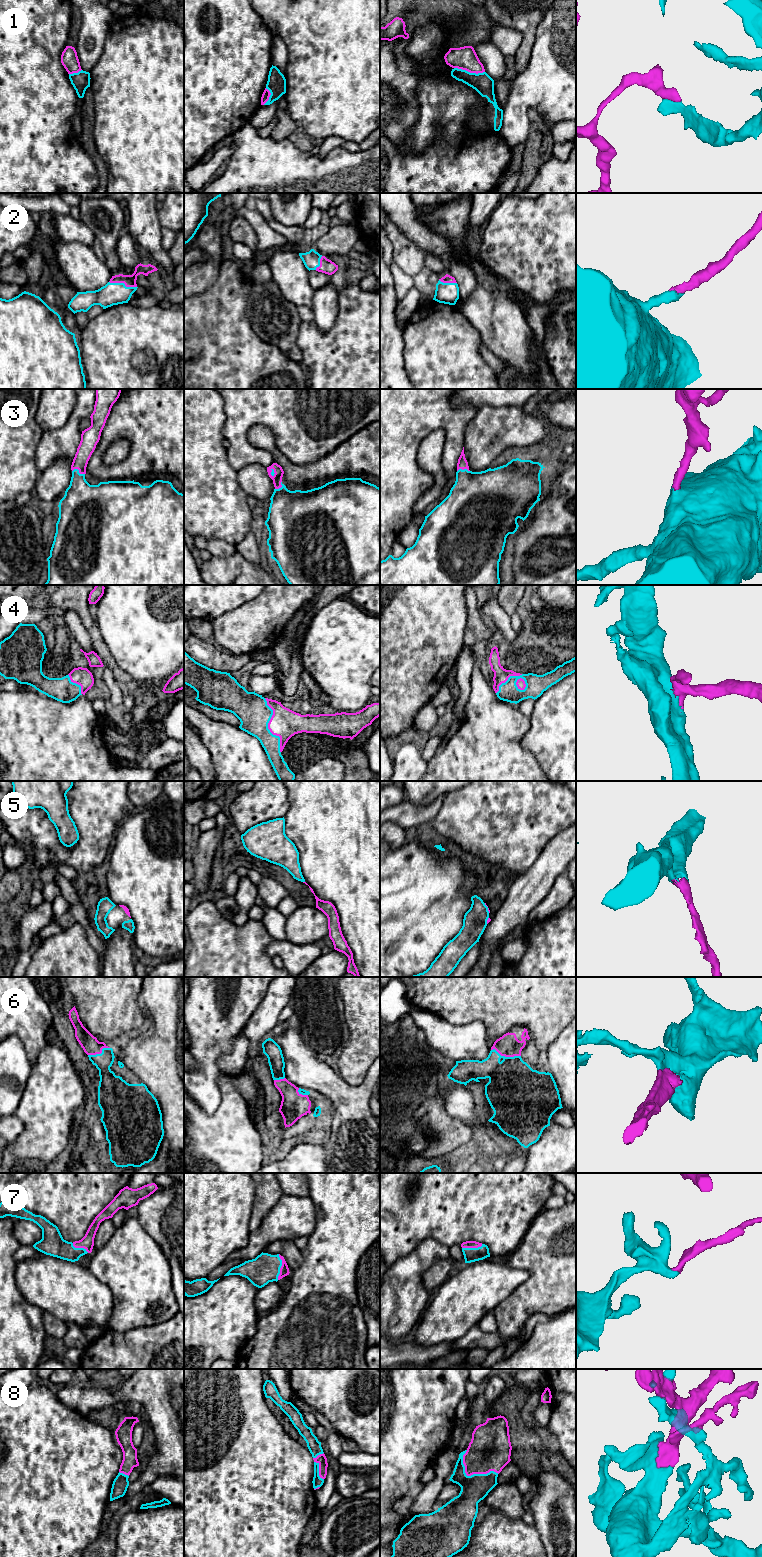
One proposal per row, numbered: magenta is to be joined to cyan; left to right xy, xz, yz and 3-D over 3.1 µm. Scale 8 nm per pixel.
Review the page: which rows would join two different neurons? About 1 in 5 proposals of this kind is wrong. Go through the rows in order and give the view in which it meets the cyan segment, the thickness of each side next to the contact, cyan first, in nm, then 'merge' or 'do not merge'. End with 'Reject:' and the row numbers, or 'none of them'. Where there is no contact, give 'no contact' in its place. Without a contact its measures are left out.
1: meets cyan in yz; 160 nm thick on the cyan side, 190 nm on the other; do not merge
2: meets cyan in xy; 180 nm thick on the cyan side, 100 nm on the other; merge
3: meets cyan in xy; 300 nm thick on the cyan side, 130 nm on the other; merge
4: meets cyan in yz; 160 nm thick on the cyan side, 120 nm on the other; merge
5: meets cyan in yz; 190 nm thick on the cyan side, 20 nm on the other; merge
6: meets cyan in yz; 420 nm thick on the cyan side, 180 nm on the other; merge
7: meets cyan in xz; 240 nm thick on the cyan side, 80 nm on the other; merge
8: meets cyan in yz; 220 nm thick on the cyan side, 340 nm on the other; merge
Reject: 1

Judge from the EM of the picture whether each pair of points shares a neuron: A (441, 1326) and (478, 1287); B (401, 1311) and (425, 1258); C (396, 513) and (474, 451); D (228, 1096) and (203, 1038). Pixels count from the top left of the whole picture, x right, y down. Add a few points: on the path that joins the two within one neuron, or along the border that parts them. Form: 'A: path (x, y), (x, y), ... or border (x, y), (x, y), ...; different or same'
A: path (449, 1316), (468, 1297); same
B: path (402, 1298), (402, 1282), (412, 1271); same
C: border (468, 423), (465, 427), (463, 446); different
D: border (224, 1074), (218, 1079), (220, 1101); different

